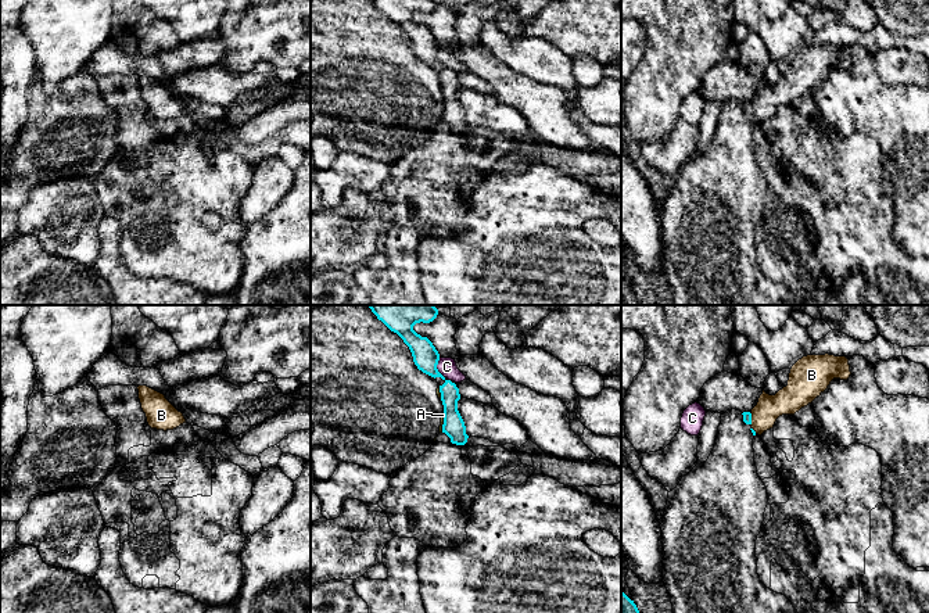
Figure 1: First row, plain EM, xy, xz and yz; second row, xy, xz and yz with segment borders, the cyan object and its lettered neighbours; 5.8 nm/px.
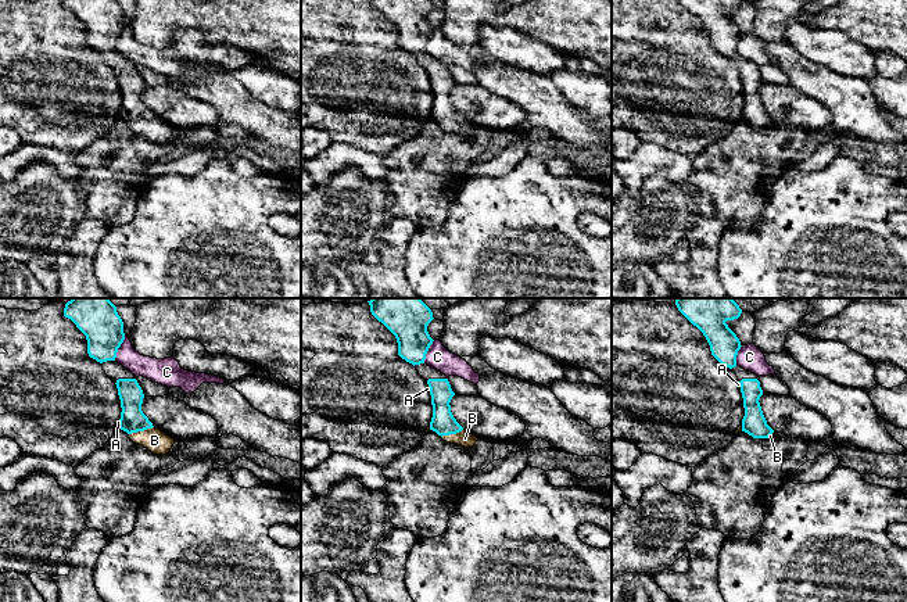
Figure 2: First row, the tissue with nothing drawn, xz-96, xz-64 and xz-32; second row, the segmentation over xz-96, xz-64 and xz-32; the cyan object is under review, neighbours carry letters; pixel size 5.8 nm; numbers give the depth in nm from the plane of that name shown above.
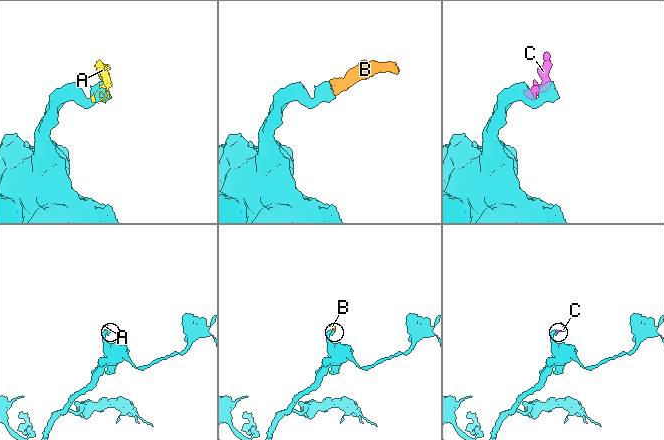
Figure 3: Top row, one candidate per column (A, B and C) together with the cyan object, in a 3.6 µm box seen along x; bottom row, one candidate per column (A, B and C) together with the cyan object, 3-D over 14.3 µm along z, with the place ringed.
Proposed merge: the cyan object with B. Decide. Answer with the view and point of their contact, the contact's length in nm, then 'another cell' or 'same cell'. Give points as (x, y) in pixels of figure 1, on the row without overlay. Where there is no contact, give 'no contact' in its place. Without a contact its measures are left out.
yz (750, 108) | 80 nm | same cell

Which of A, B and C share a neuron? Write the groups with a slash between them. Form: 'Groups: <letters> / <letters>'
Groups: A / B / C

